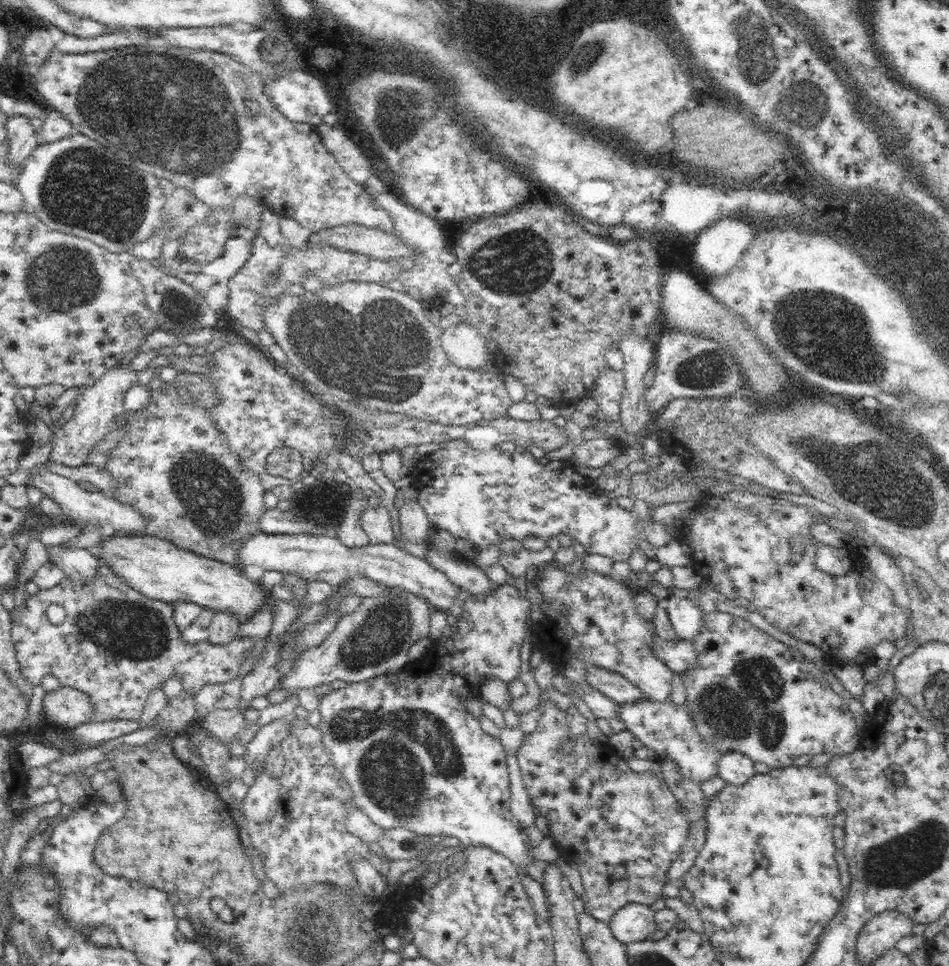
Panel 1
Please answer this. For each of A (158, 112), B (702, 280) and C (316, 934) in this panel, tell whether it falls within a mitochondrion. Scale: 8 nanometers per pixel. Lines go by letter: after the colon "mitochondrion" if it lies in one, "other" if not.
A: mitochondrion
B: other
C: mitochondrion

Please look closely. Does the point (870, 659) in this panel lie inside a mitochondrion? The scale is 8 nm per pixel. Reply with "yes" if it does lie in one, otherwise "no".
no

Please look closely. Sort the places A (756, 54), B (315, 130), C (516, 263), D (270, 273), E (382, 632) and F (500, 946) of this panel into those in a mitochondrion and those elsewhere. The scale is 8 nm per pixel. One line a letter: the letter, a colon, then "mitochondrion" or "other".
A: mitochondrion
B: other
C: mitochondrion
D: mitochondrion
E: mitochondrion
F: other

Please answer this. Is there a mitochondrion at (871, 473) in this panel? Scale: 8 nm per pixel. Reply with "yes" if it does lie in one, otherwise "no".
yes

